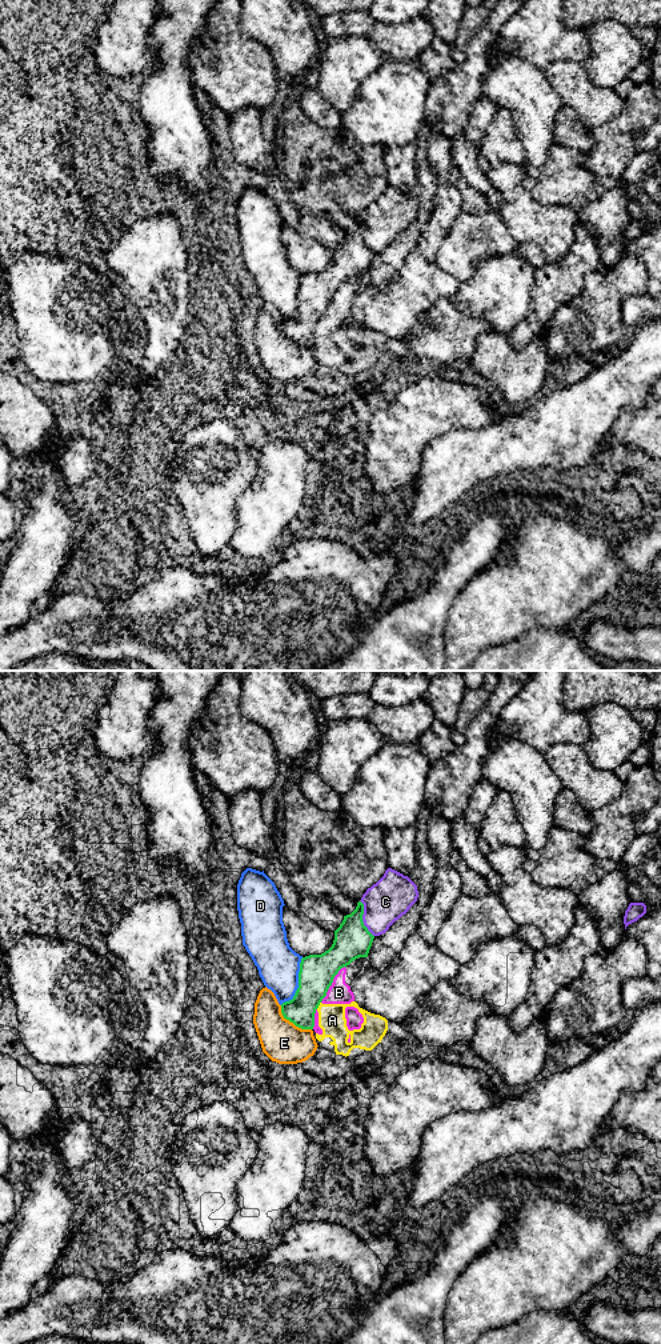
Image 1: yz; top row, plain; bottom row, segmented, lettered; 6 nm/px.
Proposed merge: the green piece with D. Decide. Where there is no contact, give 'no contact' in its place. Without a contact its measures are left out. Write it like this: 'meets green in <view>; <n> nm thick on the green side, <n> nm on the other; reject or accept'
meets green in yz; 220 nm thick on the green side, 260 nm on the other; reject

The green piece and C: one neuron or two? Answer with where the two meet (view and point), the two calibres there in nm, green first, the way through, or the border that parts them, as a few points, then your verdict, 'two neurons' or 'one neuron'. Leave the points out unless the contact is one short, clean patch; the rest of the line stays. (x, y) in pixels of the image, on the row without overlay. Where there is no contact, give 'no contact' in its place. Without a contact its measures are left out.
yz (361, 236) | 220/260 nm | two neurons

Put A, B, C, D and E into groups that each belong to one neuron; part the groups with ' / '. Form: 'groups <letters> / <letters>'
groups A B / C / D / E

